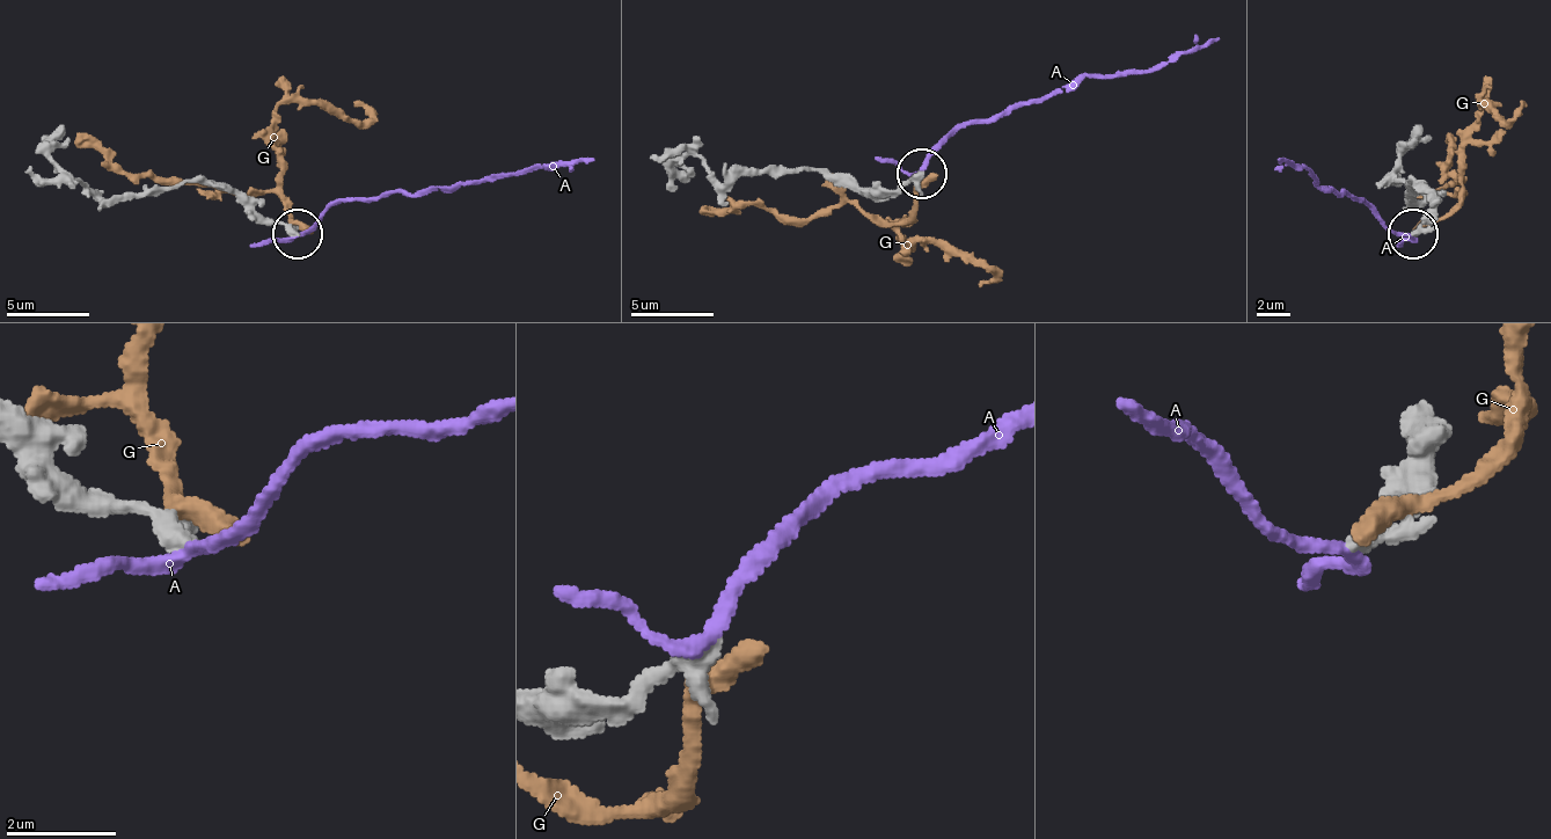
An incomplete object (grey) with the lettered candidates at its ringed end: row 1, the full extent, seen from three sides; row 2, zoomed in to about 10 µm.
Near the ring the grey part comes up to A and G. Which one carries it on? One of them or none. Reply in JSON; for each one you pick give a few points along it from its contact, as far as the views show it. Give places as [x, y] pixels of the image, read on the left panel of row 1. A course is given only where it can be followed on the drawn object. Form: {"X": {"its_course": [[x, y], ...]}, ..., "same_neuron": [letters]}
{"same_neuron": []}

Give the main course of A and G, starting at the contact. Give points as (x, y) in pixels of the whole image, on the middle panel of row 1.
A: (919, 174), (927, 158), (964, 124), (989, 124), (1084, 79), (1158, 71), (1220, 38)
G: (915, 187), (915, 211), (898, 224), (873, 224), (849, 203), (803, 219), (778, 219), (750, 208), (700, 211)

